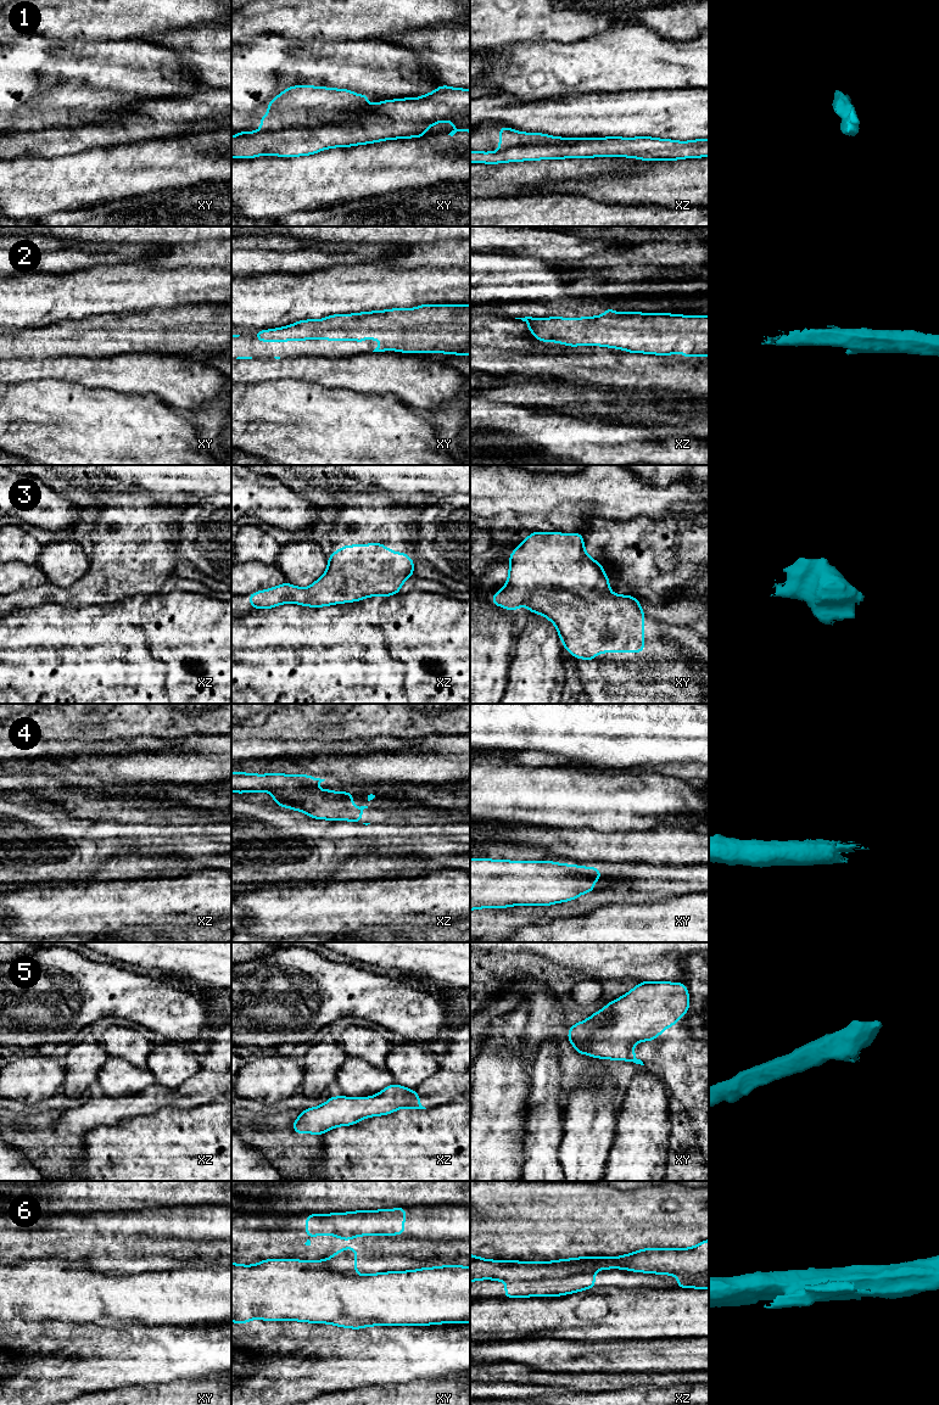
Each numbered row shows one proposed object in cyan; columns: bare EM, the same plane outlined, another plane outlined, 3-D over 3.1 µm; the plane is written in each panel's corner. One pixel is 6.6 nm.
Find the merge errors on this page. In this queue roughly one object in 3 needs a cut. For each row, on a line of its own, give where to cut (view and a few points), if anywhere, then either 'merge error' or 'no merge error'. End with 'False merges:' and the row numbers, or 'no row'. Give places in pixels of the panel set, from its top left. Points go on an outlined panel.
1: cut in xy along (368, 105), (368, 110), (364, 113), (337, 123), (261, 130); merge error
2: no cut; no merge error
3: no cut; no merge error
4: no cut; no merge error
5: no cut; no merge error
6: cut in xz along (594, 1269), (552, 1278), (507, 1283); merge error
False merges: 1, 6

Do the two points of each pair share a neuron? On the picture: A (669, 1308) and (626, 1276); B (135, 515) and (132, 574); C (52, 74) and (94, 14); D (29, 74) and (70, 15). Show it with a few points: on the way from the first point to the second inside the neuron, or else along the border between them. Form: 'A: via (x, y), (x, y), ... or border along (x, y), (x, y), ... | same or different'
A: border along (613, 1287), (671, 1287) | different
B: via (132, 530), (132, 559) | same
C: border along (46, 40), (95, 42) | different
D: border along (43, 38), (62, 42), (82, 40) | different

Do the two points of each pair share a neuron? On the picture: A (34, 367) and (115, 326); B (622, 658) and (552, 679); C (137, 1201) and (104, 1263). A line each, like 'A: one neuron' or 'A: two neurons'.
A: two neurons
B: two neurons
C: two neurons

